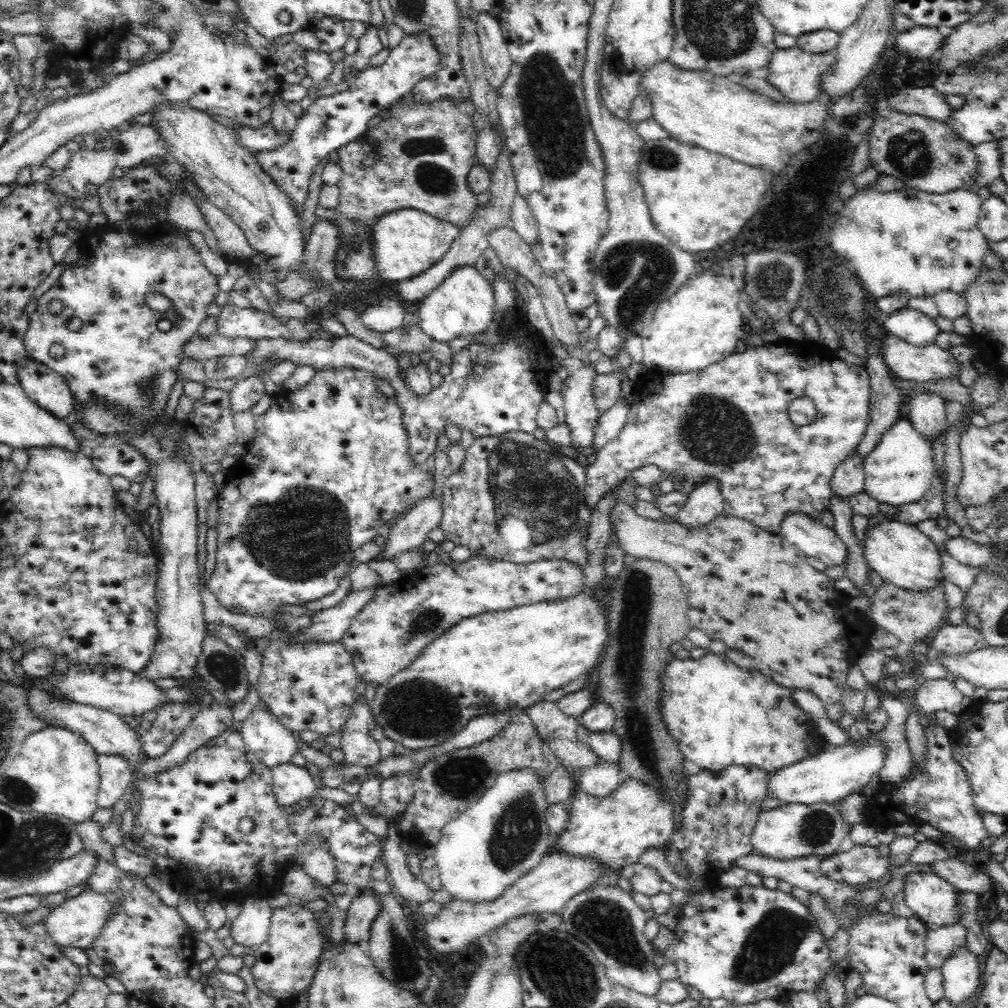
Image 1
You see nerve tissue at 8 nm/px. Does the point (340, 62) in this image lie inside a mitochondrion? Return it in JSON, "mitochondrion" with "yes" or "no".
{"mitochondrion":"no"}

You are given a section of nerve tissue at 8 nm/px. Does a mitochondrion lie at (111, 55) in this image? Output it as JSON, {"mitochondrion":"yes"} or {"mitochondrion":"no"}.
{"mitochondrion":"no"}

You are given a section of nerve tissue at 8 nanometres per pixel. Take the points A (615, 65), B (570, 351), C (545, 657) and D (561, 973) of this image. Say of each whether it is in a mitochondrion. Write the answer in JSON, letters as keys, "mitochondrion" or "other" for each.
{"A":"mitochondrion","B":"other","C":"other","D":"mitochondrion"}

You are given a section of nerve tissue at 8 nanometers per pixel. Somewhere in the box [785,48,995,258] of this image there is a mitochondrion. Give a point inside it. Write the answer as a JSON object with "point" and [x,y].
{"point":[911,153]}

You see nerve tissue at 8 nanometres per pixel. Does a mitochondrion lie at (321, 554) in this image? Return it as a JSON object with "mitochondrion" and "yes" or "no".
{"mitochondrion":"yes"}

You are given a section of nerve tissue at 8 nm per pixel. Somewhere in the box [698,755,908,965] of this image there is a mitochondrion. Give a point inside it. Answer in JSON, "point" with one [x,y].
{"point":[817,828]}

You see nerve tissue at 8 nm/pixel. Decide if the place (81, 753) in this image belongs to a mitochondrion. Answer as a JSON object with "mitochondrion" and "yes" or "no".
{"mitochondrion":"no"}

